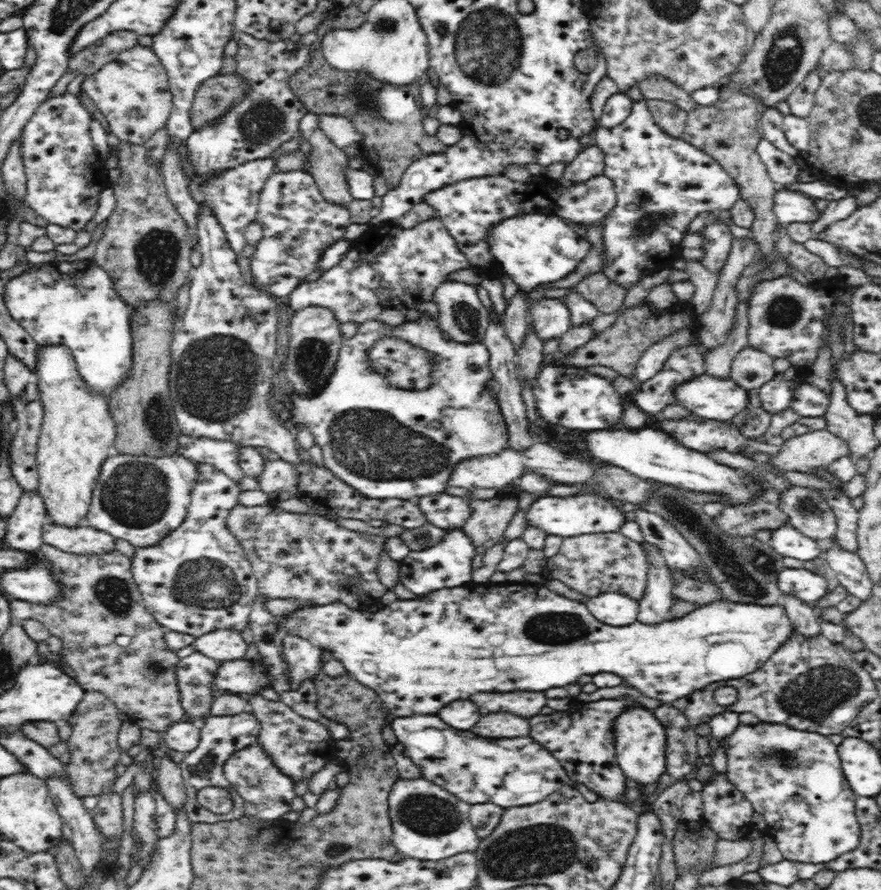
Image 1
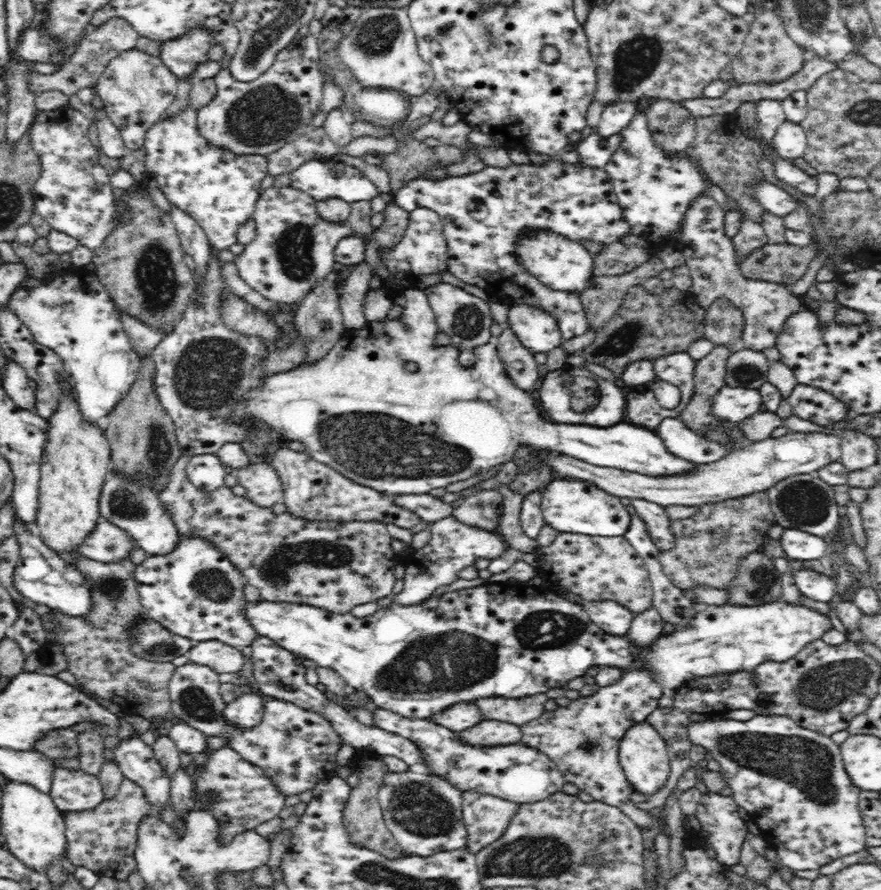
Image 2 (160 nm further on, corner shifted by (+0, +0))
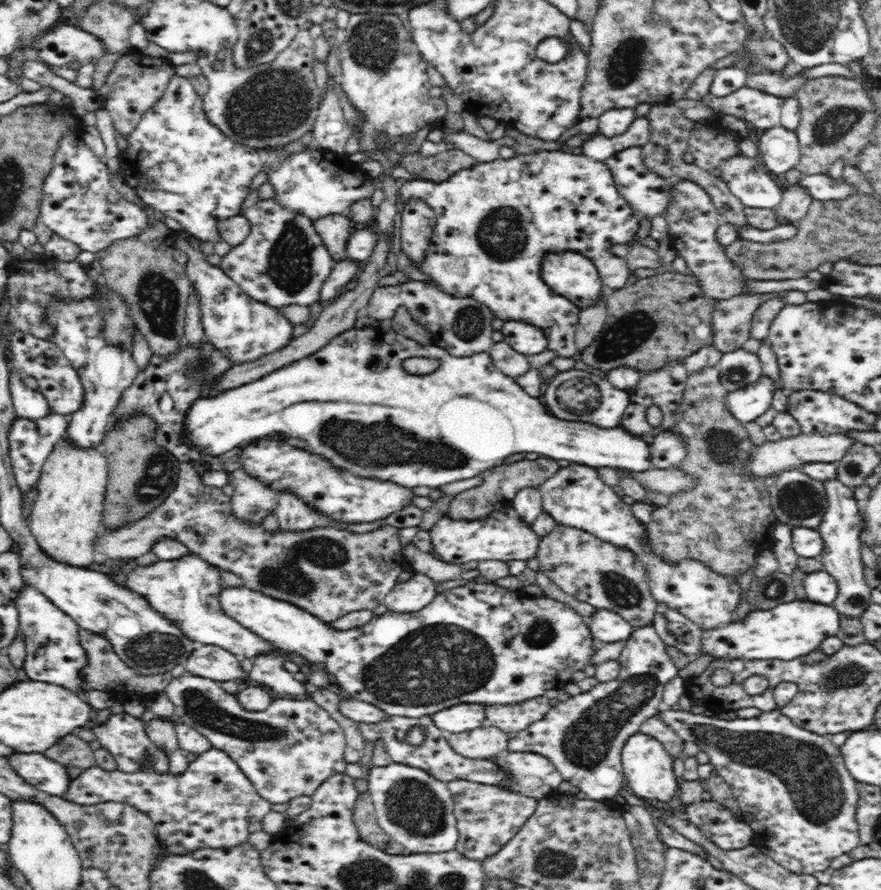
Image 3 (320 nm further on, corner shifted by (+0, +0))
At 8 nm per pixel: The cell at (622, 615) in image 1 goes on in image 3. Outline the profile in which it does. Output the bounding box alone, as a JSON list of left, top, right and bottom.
[587,609,633,643]

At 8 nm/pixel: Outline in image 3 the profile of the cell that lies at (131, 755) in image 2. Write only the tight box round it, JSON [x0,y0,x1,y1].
[91,712,169,774]

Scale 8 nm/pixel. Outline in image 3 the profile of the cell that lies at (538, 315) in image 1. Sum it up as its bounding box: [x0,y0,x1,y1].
[501,321,548,357]

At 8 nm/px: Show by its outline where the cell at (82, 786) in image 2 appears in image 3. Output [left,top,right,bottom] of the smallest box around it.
[62,747,273,854]

